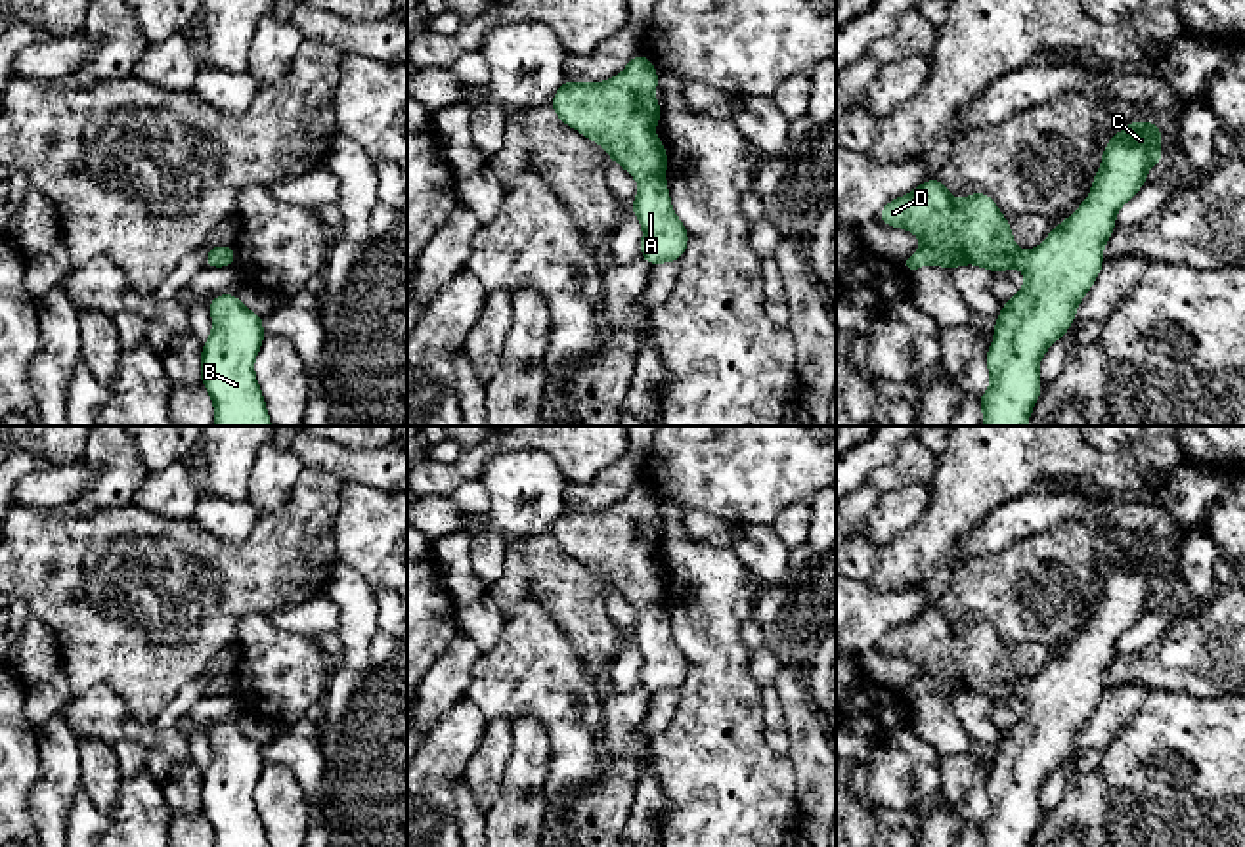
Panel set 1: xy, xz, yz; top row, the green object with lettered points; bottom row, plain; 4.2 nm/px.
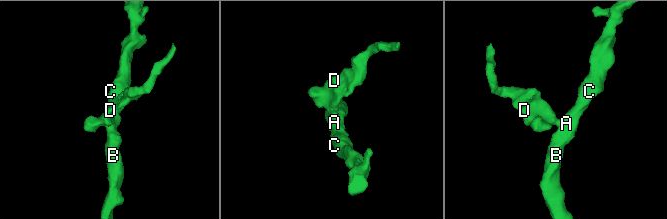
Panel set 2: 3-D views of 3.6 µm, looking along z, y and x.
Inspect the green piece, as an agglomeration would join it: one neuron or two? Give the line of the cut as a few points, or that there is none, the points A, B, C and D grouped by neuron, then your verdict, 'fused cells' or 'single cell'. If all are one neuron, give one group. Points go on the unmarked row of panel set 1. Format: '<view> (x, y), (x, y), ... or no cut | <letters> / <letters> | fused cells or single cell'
no cut | A B C D | single cell

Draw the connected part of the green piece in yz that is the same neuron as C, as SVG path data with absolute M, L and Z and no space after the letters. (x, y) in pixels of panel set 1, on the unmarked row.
M1128 551L1107 570L1086 629L1029 679L1014 671L1010 650L987 621L954 627L939 606L922 610L878 641L884 652L922 667L922 675L903 690L908 702L926 692L950 700L962 692L993 702L1014 694L1023 700L1025 713L1002 732L985 784L991 814L977 824L983 847L1031 845L1042 822L1040 788L1073 753L1077 734L1102 698L1119 637L1163 589L1161 570L1157 553Z

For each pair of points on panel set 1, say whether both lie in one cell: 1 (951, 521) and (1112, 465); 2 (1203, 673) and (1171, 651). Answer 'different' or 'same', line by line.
1: same
2: same

